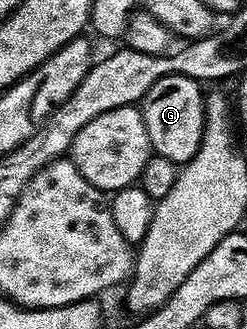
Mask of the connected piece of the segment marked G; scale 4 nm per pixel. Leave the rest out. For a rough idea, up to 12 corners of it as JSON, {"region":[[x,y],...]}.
{"region":[[156,77],[139,110],[155,156],[183,167],[203,139],[201,82]]}

